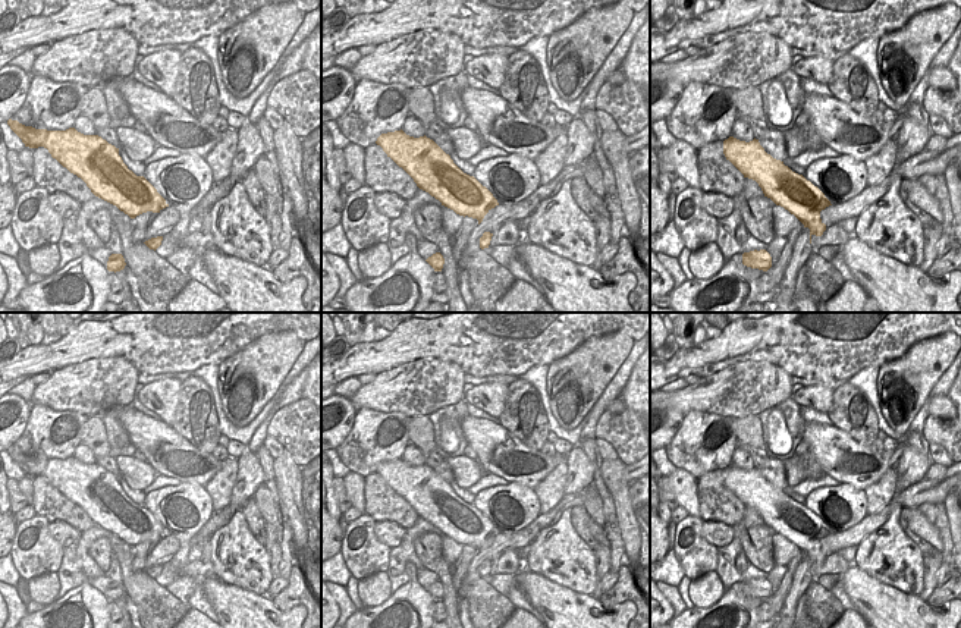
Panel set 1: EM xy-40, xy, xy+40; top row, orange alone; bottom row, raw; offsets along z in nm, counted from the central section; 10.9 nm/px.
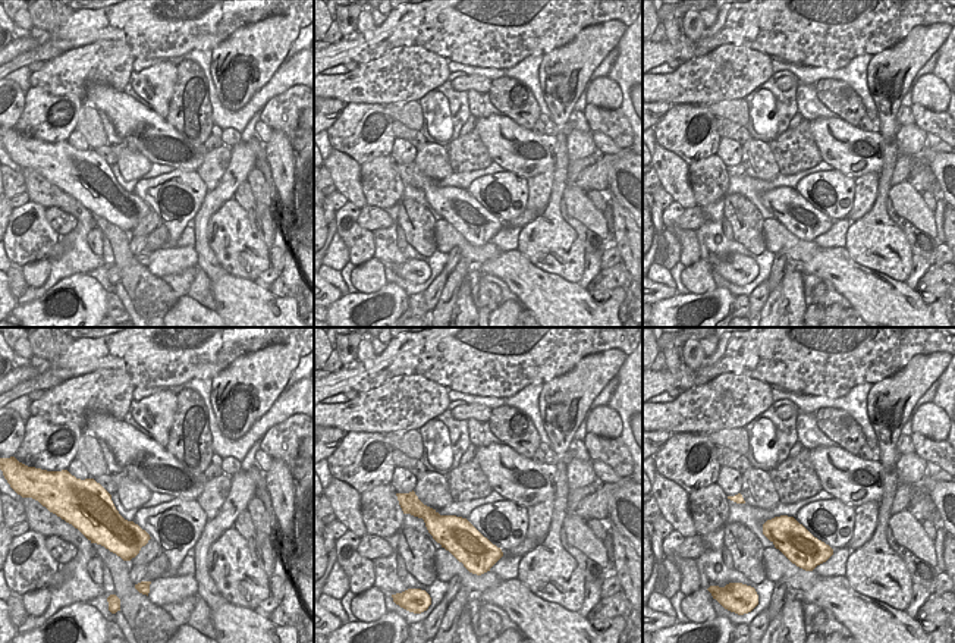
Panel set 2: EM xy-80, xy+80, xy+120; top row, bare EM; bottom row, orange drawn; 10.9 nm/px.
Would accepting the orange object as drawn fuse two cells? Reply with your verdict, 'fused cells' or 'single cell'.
single cell

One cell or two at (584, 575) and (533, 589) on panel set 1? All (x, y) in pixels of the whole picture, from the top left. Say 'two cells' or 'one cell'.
two cells

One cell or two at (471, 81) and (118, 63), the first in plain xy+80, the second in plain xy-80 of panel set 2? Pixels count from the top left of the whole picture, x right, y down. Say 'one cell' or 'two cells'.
two cells

